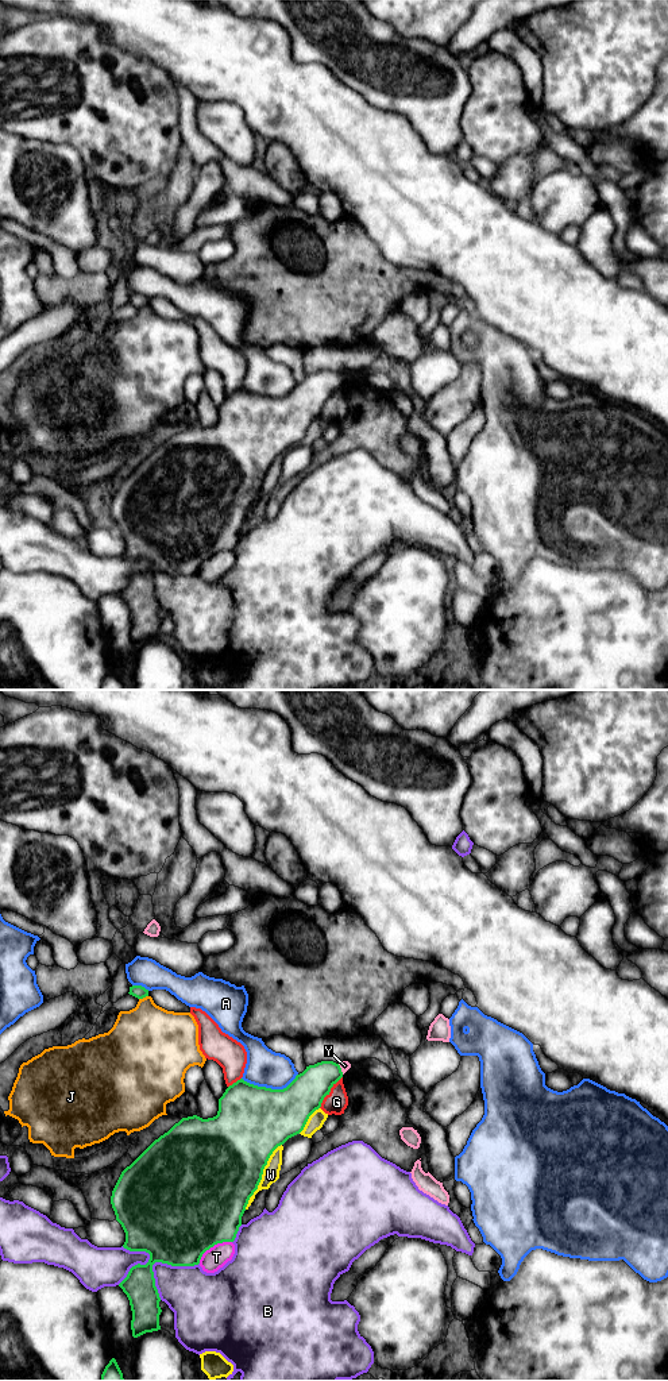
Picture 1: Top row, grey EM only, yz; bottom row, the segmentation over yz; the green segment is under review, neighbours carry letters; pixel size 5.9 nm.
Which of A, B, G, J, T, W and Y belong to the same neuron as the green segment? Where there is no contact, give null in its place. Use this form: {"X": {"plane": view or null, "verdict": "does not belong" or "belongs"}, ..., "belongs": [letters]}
{"A": {"plane": "yz", "verdict": "does not belong"}, "B": {"plane": "yz", "verdict": "does not belong"}, "G": {"plane": "yz", "verdict": "does not belong"}, "J": {"plane": "yz", "verdict": "does not belong"}, "T": {"plane": "yz", "verdict": "does not belong"}, "W": {"plane": "yz", "verdict": "does not belong"}, "Y": {"plane": "yz", "verdict": "does not belong"}, "belongs": []}

